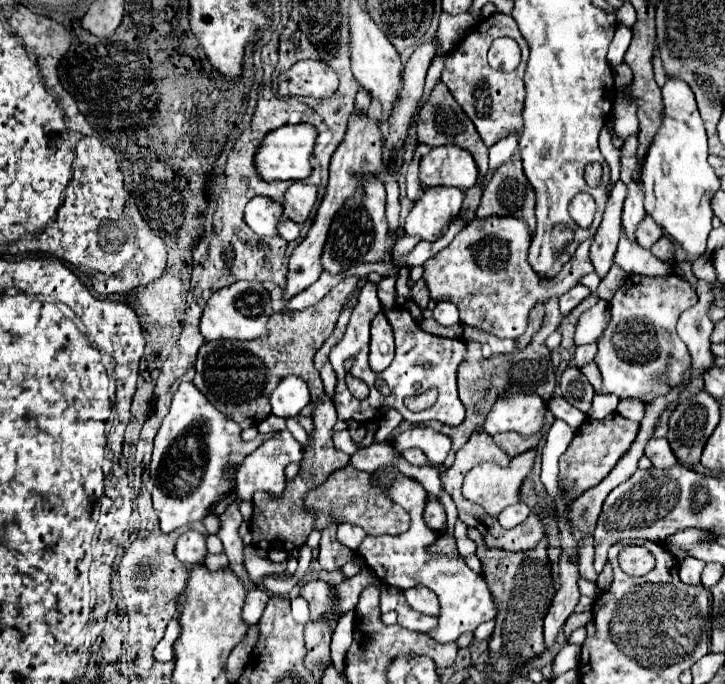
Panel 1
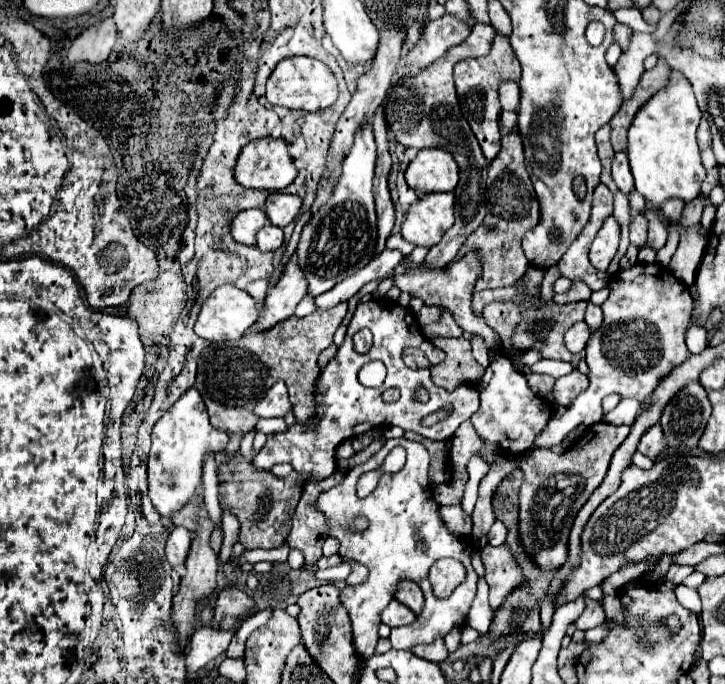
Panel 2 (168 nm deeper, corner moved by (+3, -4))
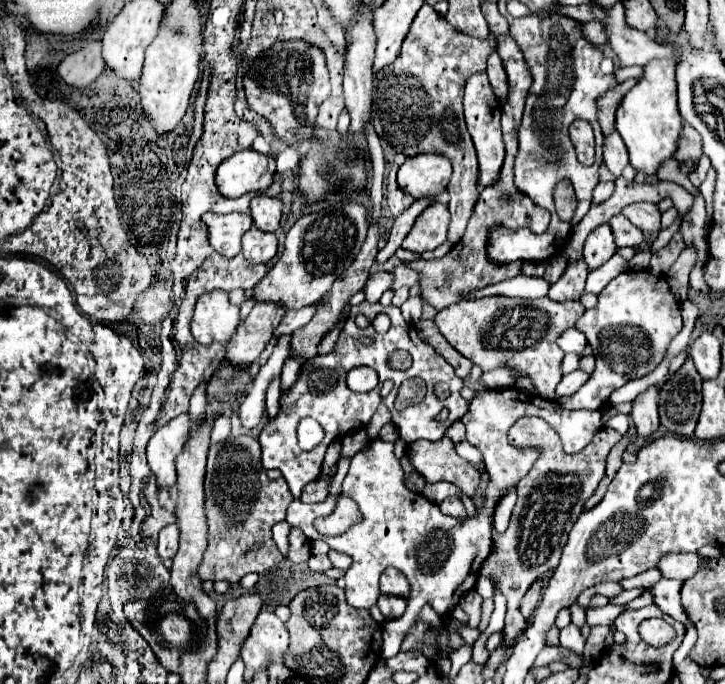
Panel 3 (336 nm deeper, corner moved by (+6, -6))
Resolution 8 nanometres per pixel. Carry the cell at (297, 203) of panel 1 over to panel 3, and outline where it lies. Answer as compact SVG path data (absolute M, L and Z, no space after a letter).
M255 196L249 206L253 224L263 232L275 232L281 222L281 206L283 202L279 198Z

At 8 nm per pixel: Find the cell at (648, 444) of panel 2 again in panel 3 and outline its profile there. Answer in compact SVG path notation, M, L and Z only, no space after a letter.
M653 384L633 400L631 418L641 436L651 436L659 428L659 414L657 414L659 388L661 388L659 384Z

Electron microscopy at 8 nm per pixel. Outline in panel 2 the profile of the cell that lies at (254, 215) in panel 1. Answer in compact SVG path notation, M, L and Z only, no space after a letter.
M250 208L250 210L242 210L234 220L232 220L232 236L246 244L252 246L256 244L256 232L268 224L268 216L264 210L260 208Z

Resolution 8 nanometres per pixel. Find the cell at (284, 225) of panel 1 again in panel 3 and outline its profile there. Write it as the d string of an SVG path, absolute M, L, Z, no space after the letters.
M255 226L245 232L241 244L243 244L243 256L249 264L267 264L277 254L277 236L265 234Z

